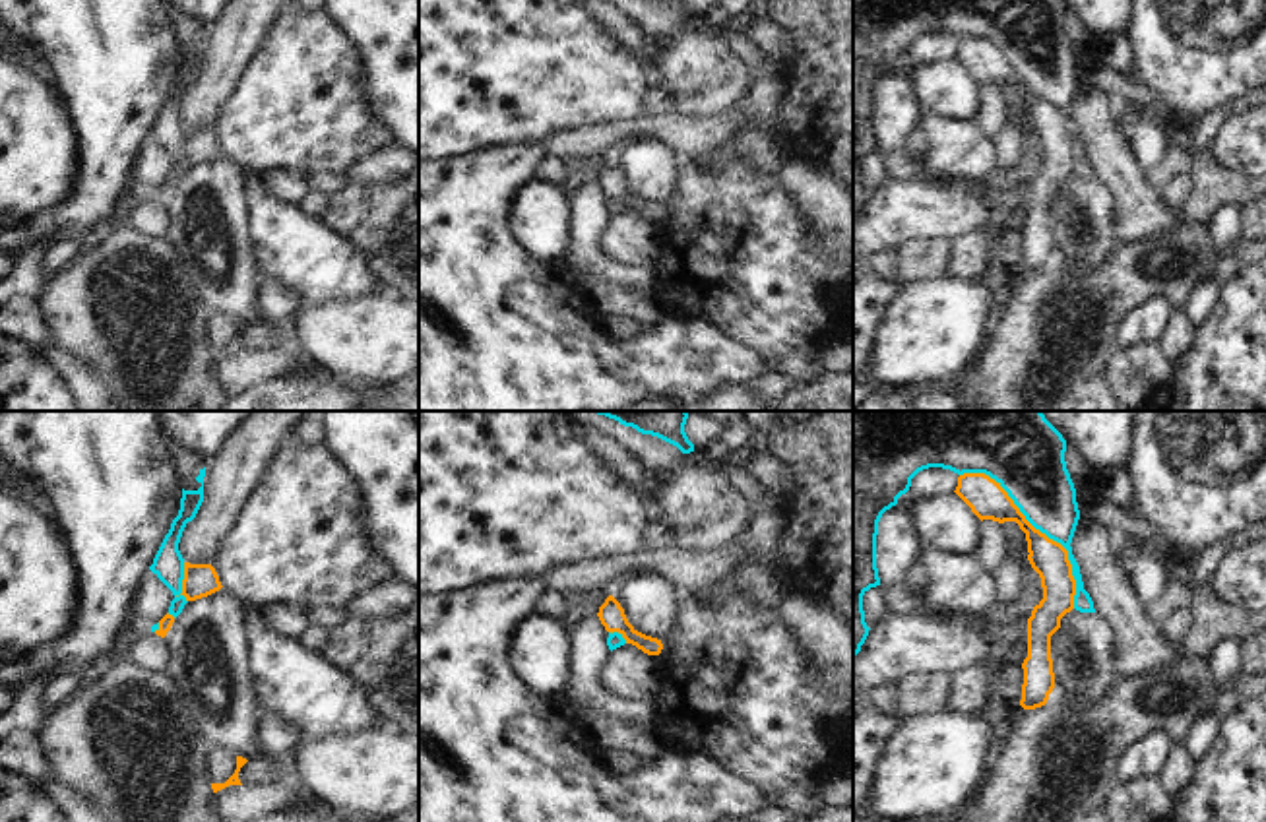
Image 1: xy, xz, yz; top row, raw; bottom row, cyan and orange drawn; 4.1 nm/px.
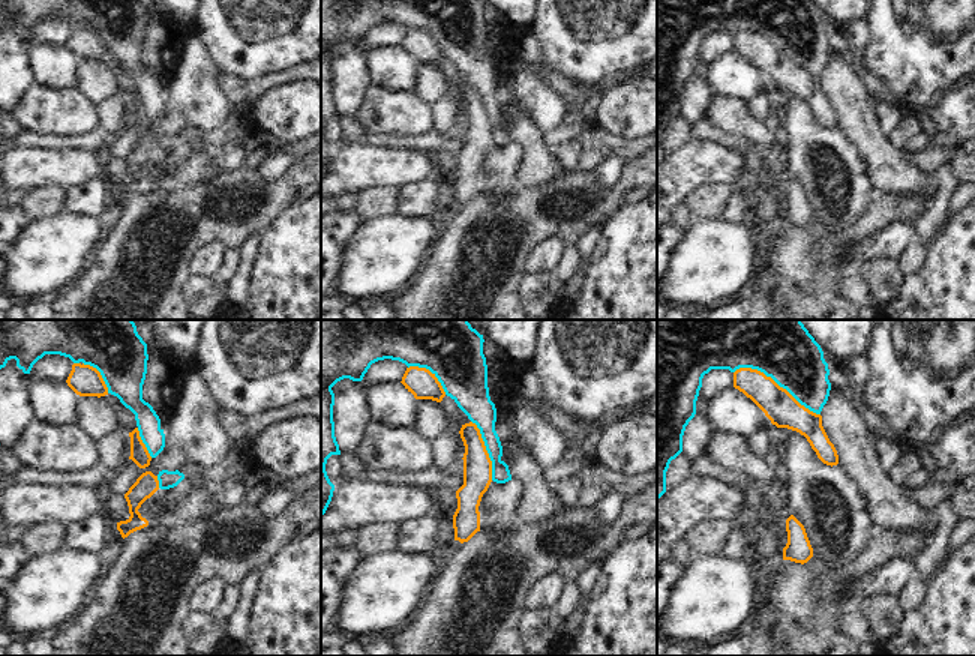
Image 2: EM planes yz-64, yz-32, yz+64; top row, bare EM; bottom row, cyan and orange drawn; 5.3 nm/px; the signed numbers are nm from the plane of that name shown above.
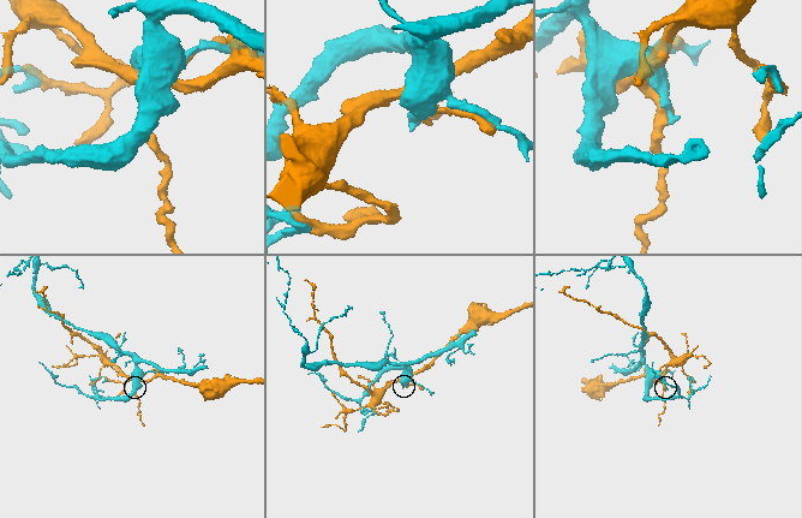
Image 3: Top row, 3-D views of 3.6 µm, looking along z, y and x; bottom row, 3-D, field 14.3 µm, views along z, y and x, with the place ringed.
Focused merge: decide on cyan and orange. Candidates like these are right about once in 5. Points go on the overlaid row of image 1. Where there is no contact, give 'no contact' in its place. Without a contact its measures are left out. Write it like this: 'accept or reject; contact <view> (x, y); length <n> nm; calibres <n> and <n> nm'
reject; contact yz (1040, 530); length 750 nm; calibres 280 and 160 nm

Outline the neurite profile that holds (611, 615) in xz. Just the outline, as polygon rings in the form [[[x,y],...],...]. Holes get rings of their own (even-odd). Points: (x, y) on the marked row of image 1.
[[[609,595],[605,599],[605,603],[599,607],[597,616],[607,632],[611,632],[611,634],[618,632],[626,640],[626,644],[636,646],[638,649],[642,649],[648,655],[661,653],[661,649],[663,649],[661,640],[638,632],[628,622],[624,609],[620,607],[620,603],[613,595]]]

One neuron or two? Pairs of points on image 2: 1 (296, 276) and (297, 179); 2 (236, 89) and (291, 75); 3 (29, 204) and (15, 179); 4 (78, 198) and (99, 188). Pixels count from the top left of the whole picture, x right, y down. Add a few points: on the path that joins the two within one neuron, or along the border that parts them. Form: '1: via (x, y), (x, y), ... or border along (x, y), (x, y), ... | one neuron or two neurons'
1: border along (294, 201), (269, 227) | two neurons
2: via (249, 89), (278, 78) | one neuron
3: border along (30, 188), (60, 186), (65, 191) | two neurons
4: via (83, 198), (89, 198), (95, 192) | one neuron

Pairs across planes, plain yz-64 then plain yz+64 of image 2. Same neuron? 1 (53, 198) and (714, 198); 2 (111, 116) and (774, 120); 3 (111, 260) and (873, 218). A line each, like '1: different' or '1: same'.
1: same
2: same
3: same

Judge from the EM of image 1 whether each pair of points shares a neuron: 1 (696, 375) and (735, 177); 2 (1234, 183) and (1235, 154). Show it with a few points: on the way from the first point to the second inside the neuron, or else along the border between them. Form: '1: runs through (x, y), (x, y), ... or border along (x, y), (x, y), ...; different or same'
1: border along (667, 316), (685, 316), (712, 324), (745, 347); different
2: border along (1210, 150), (1224, 169), (1237, 169), (1245, 177); different

